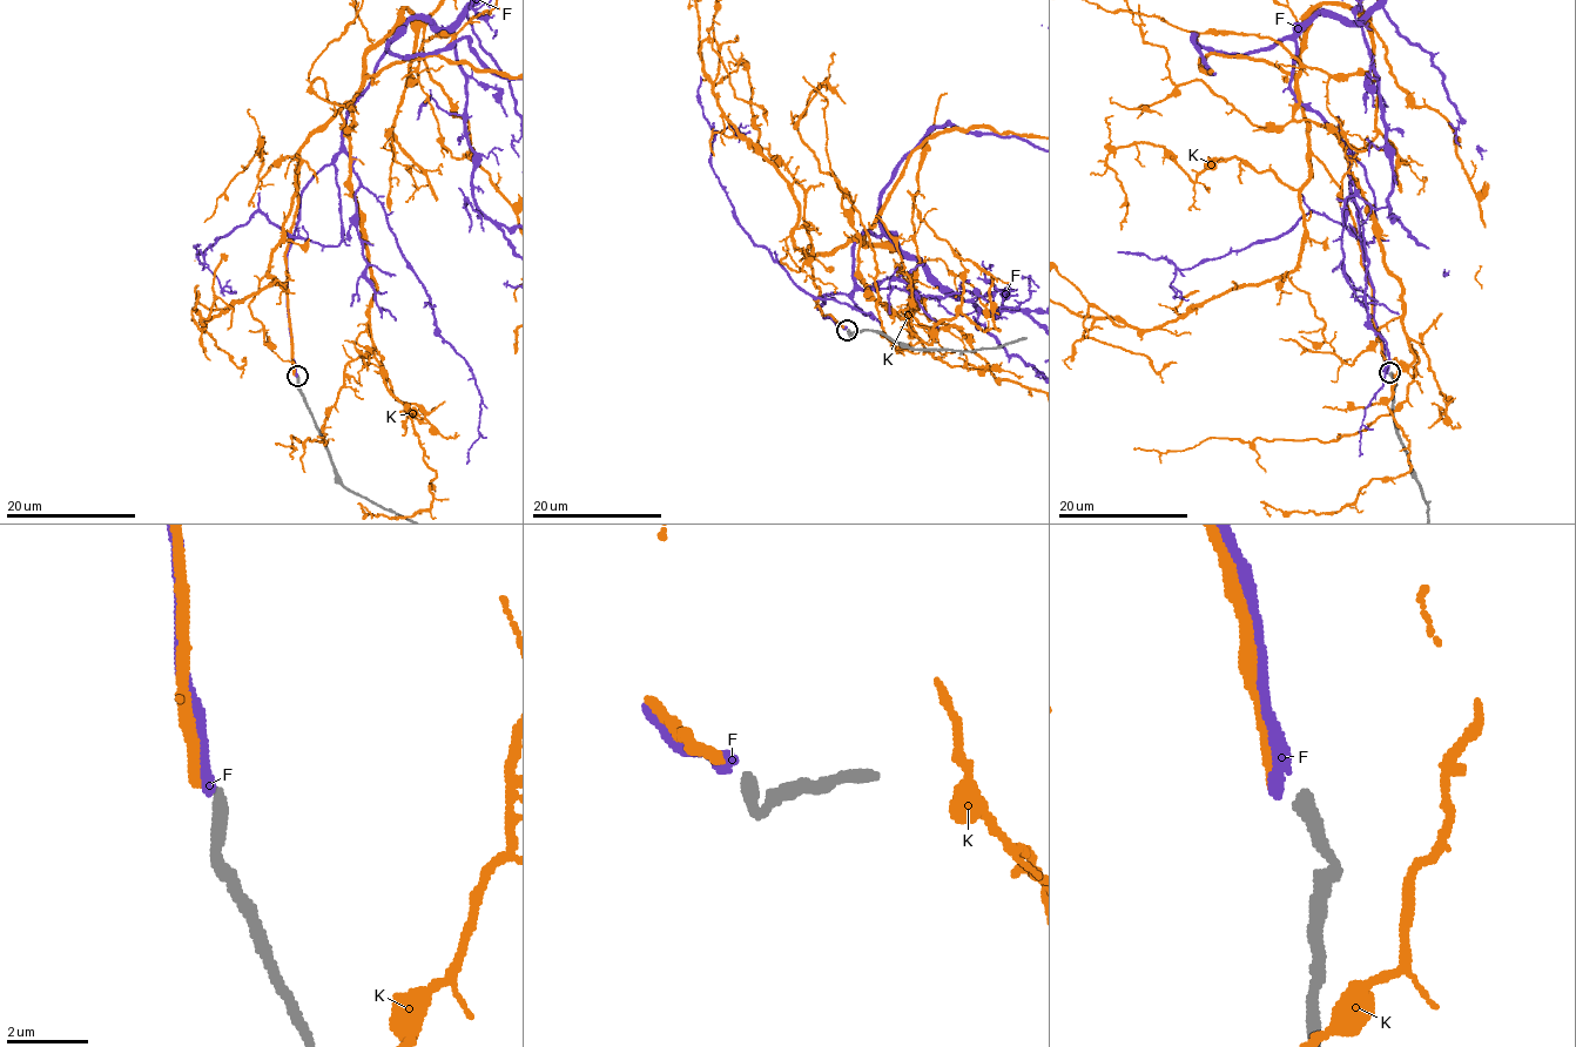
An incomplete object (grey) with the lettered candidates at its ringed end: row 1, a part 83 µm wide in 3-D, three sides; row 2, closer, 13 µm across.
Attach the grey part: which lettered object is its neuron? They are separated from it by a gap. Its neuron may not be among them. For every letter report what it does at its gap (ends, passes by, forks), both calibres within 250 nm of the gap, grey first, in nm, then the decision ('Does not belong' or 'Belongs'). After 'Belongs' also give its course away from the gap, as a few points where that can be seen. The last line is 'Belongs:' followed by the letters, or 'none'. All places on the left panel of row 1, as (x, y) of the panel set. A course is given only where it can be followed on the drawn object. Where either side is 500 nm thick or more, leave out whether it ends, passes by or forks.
F: It ends there. Thickness 340 nm (grey) against 280 nm. Belongs
K: It ends there. Thickness 340 nm (grey) against 280 nm. Does not belong
Belongs: F

